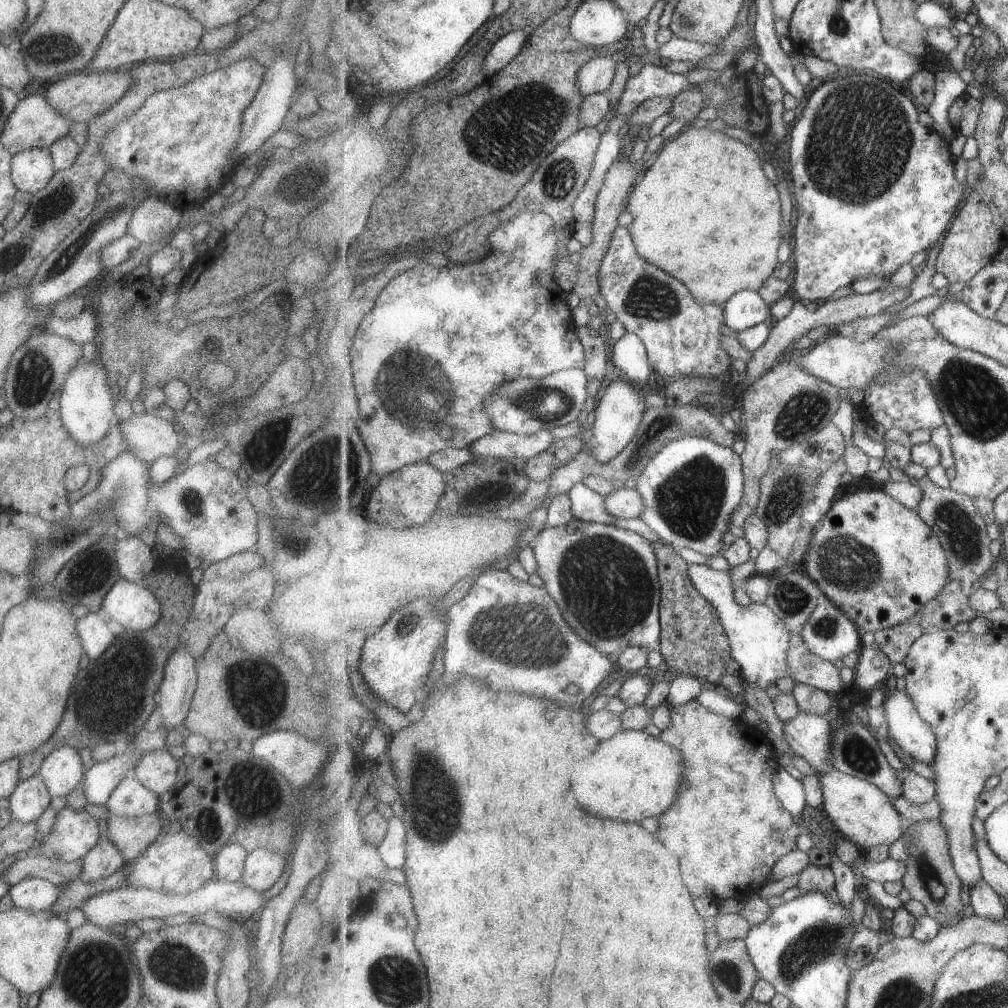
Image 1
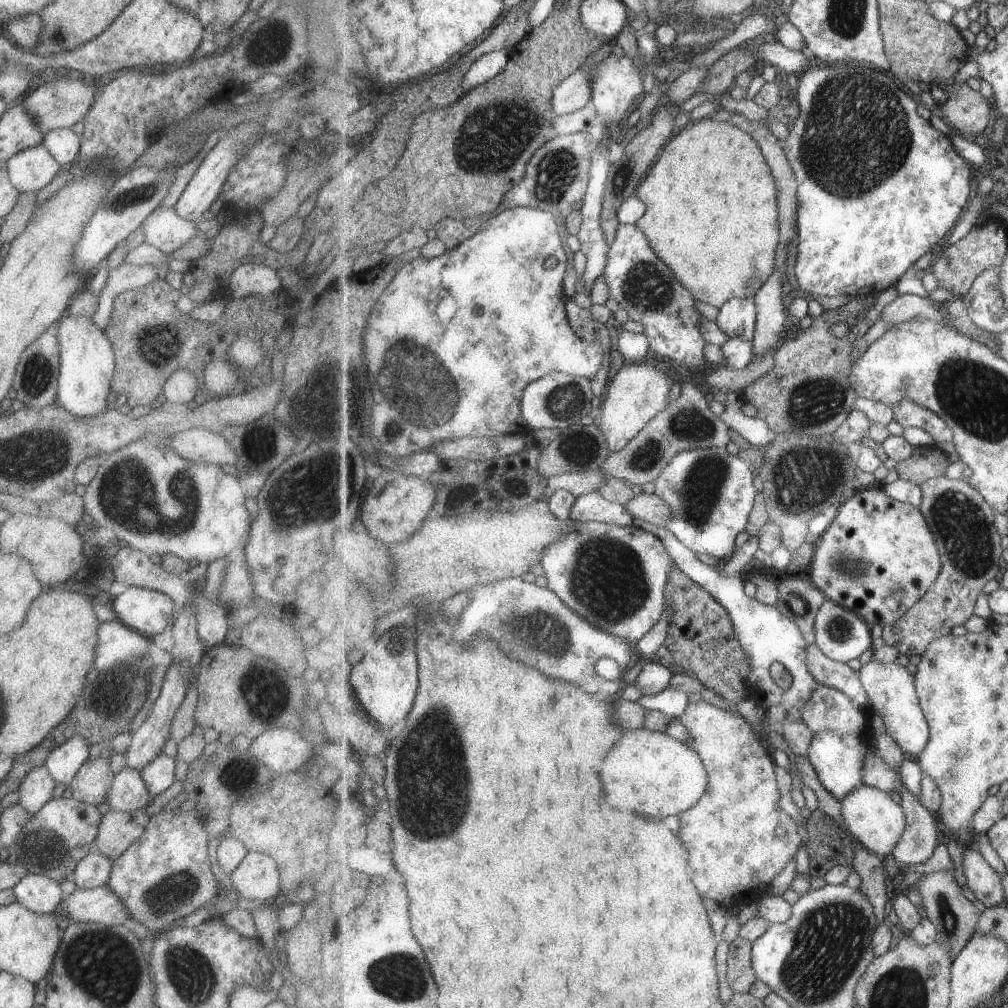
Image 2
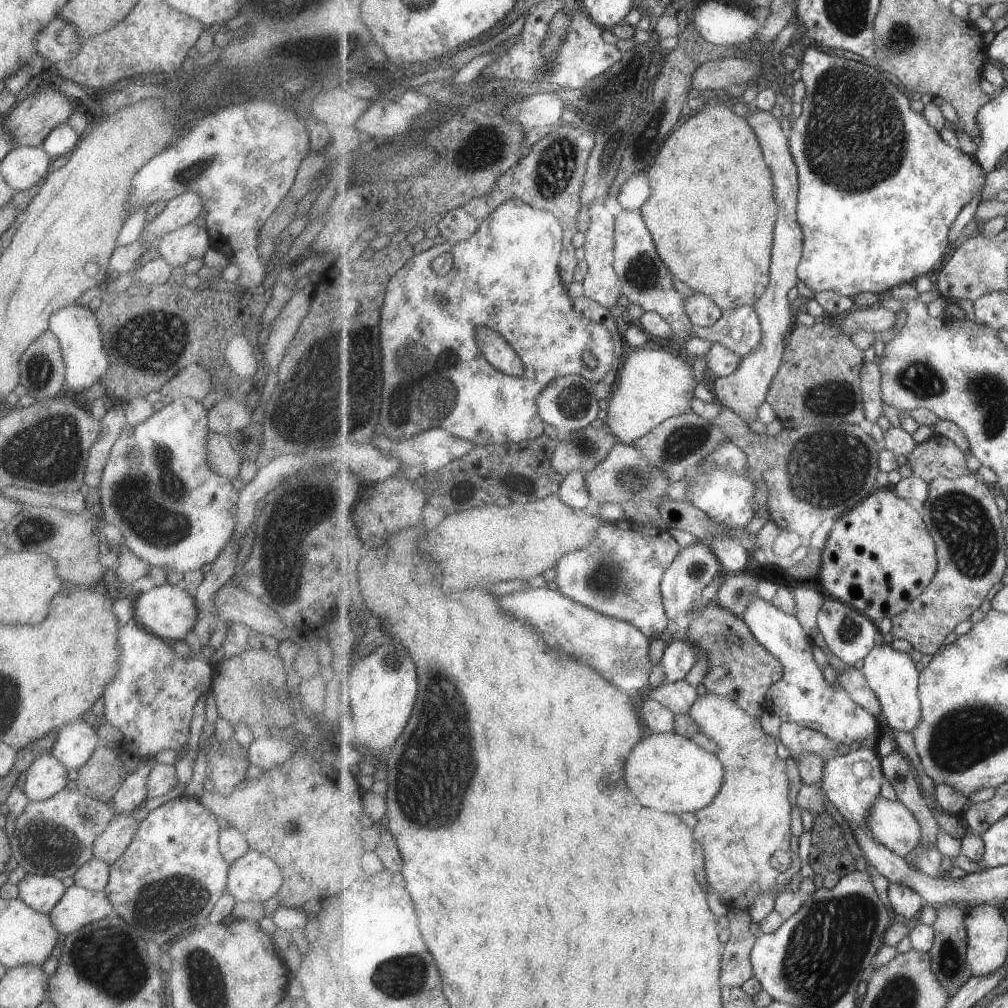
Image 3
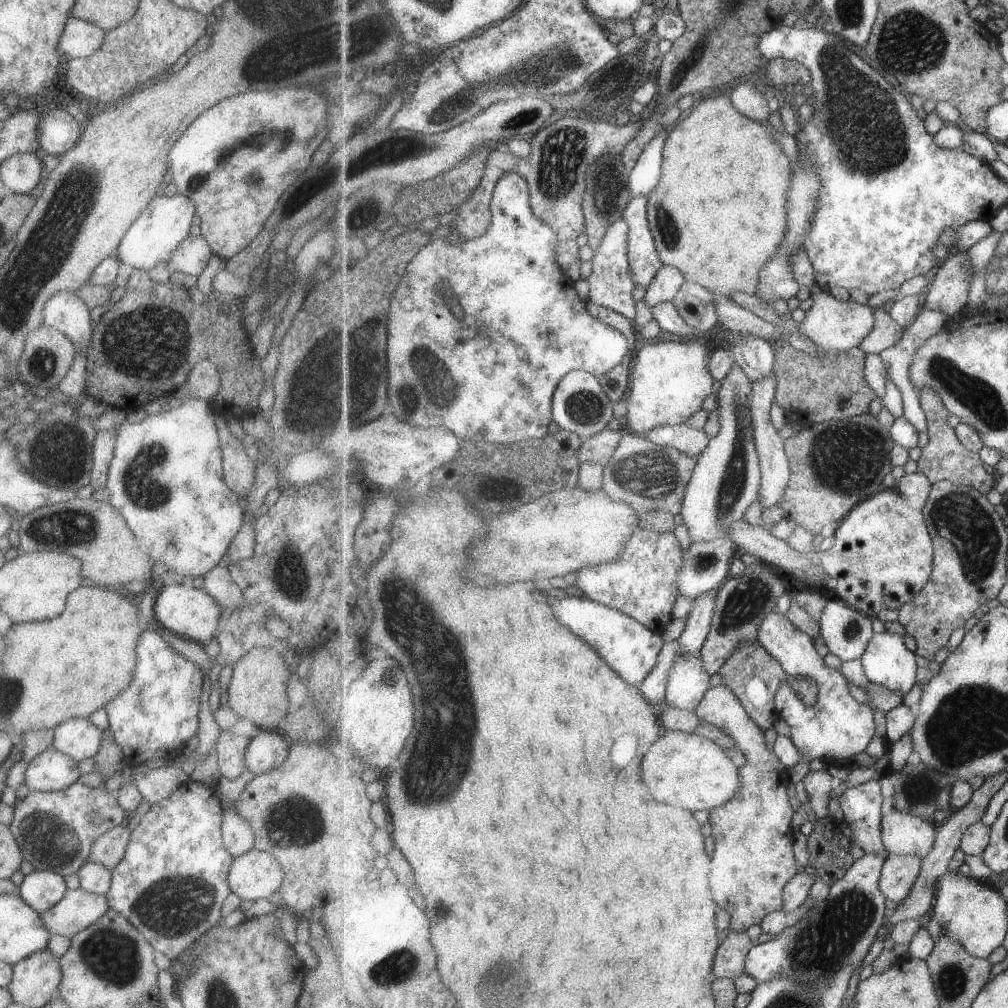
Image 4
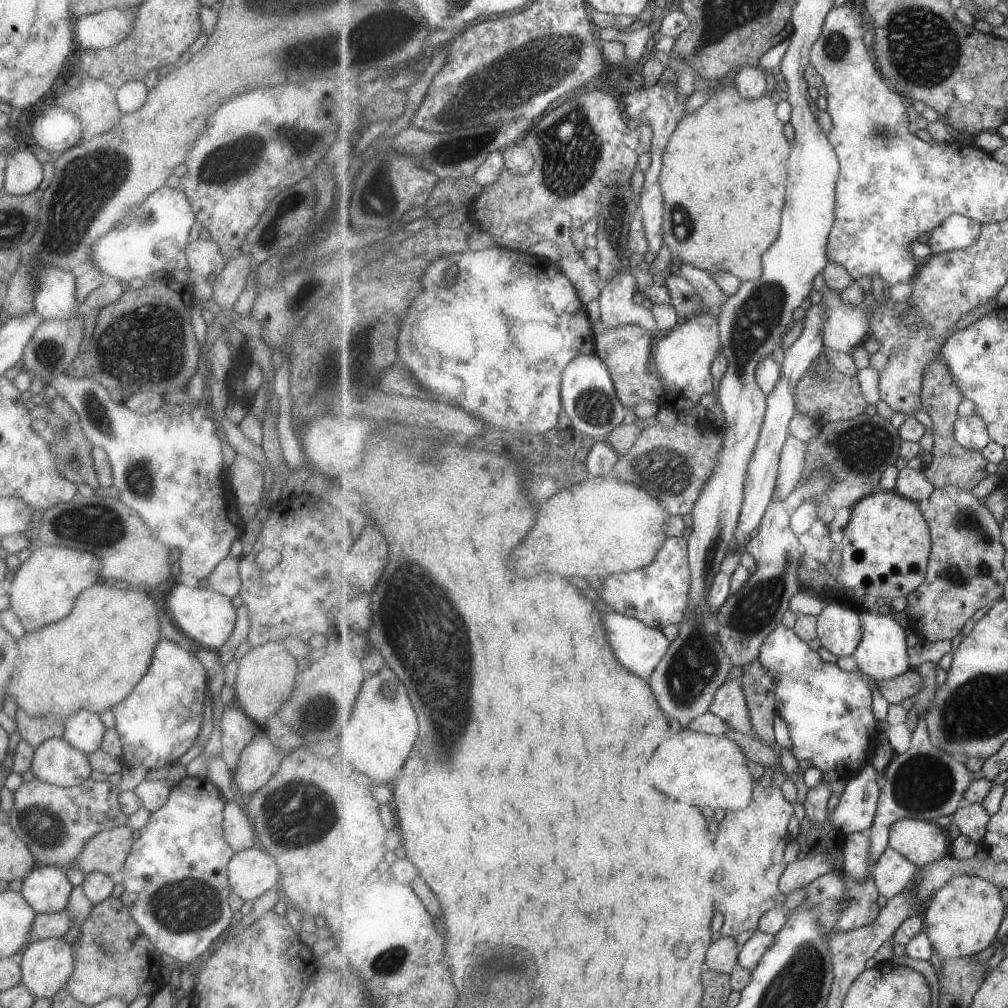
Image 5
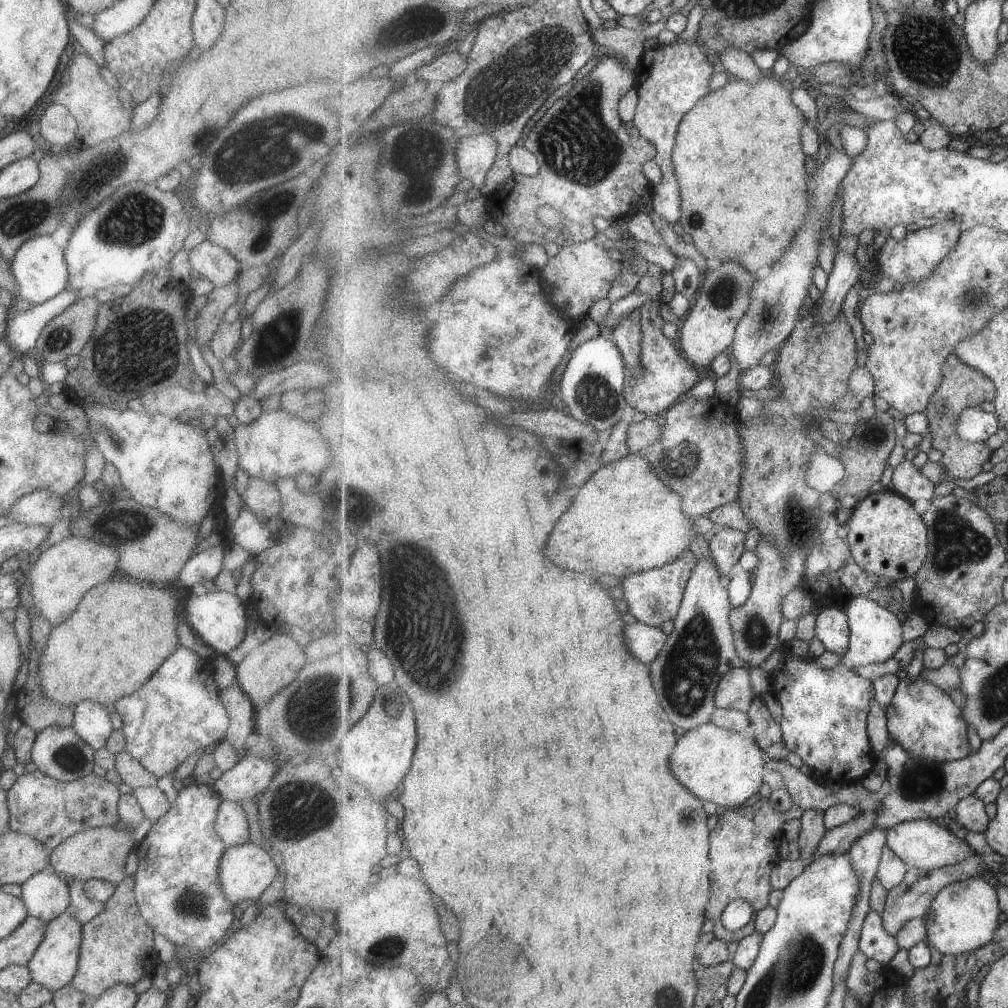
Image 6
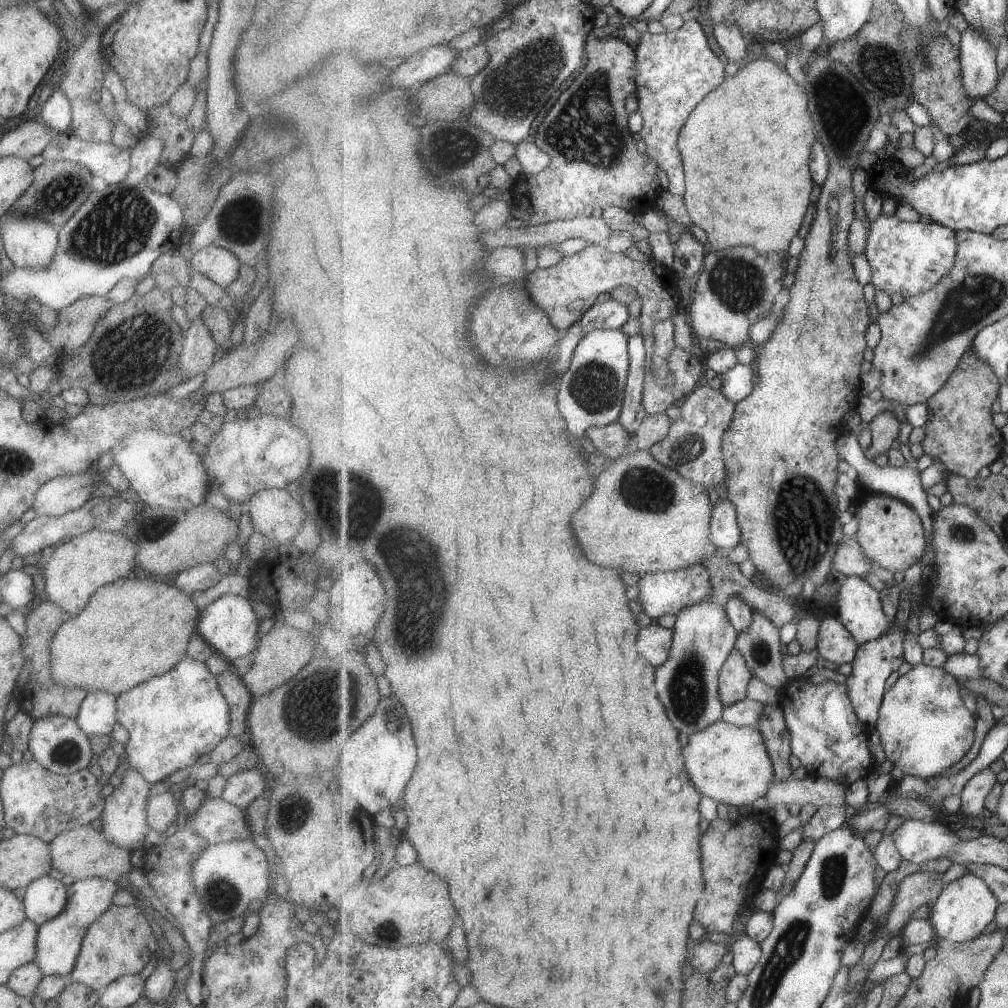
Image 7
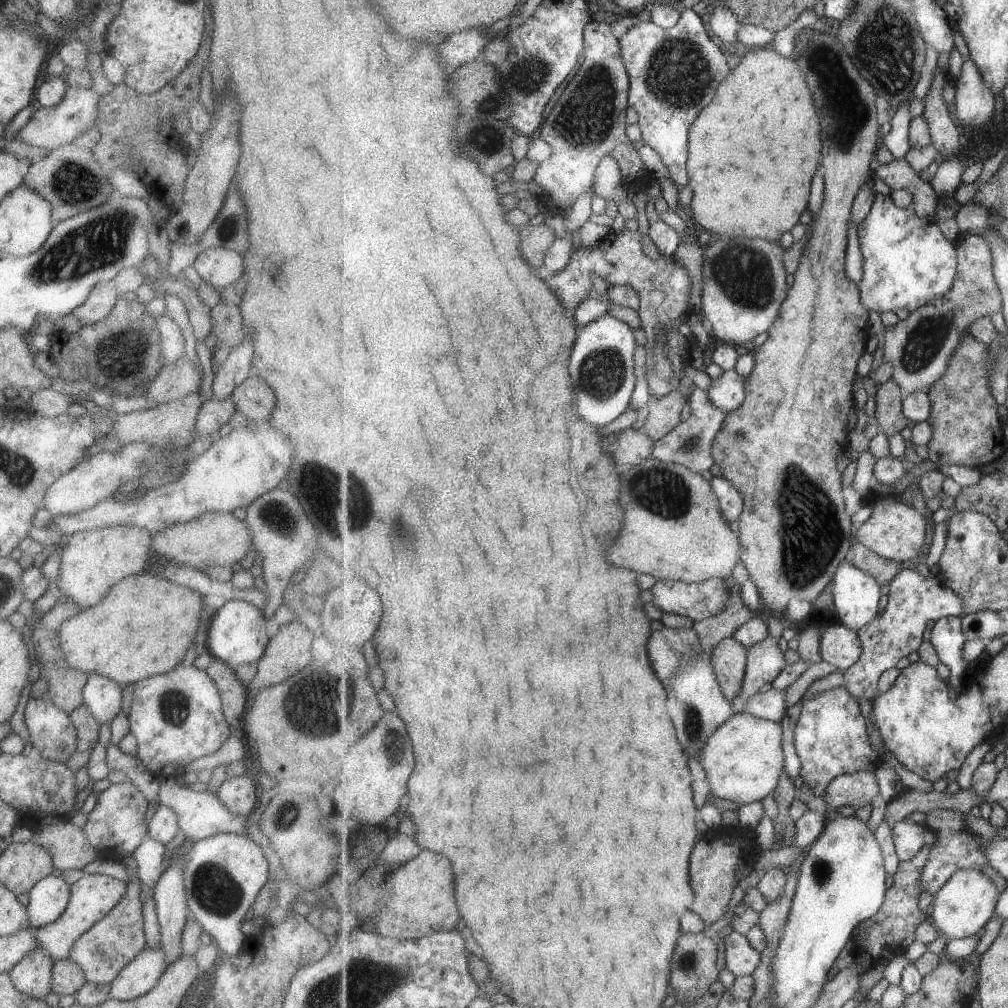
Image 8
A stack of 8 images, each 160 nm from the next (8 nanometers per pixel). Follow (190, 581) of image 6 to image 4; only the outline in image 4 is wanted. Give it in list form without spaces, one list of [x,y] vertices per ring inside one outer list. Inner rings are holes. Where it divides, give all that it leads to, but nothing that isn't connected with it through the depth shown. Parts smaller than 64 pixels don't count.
[[[191,398],[183,403],[178,401],[171,409],[146,416],[136,423],[125,420],[111,427],[114,428],[114,445],[106,476],[108,501],[125,519],[141,550],[154,562],[166,566],[169,573],[182,577],[203,577],[217,565],[244,521],[238,496],[224,481],[214,415],[211,402]]]

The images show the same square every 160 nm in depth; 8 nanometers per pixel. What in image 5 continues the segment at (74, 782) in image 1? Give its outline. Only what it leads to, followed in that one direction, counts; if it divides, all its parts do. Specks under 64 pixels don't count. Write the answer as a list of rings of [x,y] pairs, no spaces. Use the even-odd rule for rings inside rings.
[[[85,709],[72,712],[64,718],[64,731],[61,737],[85,754],[99,749],[106,728],[103,727],[98,715]]]

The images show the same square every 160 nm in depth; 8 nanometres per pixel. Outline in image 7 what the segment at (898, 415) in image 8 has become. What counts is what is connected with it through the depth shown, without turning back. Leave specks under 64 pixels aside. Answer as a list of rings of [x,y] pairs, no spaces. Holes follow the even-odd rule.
[[[887,410],[876,414],[869,426],[872,429],[872,445],[866,455],[872,461],[872,458],[875,458],[878,454],[884,453],[887,455],[892,449],[893,442],[899,436],[901,422],[893,412]]]

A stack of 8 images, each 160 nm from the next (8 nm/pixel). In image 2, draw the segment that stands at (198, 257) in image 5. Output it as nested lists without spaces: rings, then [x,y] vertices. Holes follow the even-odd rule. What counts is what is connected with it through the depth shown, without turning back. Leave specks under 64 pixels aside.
[[[160,205],[144,218],[139,227],[143,231],[144,242],[167,255],[200,234],[195,222],[180,217],[173,207]]]

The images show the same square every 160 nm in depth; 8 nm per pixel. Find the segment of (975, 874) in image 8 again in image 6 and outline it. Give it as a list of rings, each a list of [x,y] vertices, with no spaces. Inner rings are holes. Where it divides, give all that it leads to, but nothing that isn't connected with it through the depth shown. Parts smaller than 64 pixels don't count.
[[[973,877],[949,884],[937,895],[925,916],[928,928],[927,942],[943,956],[971,952],[987,944],[999,928],[1001,916],[998,889],[982,877]]]

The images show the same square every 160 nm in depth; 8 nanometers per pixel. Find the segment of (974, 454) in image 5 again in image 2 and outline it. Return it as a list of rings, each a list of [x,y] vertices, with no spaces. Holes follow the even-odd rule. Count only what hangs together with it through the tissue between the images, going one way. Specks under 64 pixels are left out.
[[[936,444],[916,447],[914,453],[897,464],[901,479],[923,484],[933,477],[943,477],[951,466],[948,454]]]

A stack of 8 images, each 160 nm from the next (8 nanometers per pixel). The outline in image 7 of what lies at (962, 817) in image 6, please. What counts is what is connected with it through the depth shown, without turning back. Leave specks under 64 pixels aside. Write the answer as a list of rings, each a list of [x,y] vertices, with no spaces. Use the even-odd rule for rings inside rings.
[[[989,767],[971,777],[961,792],[962,812],[967,816],[978,816],[984,819],[981,816],[983,808],[986,808],[987,797],[998,780],[1000,780],[1000,775],[996,775]]]

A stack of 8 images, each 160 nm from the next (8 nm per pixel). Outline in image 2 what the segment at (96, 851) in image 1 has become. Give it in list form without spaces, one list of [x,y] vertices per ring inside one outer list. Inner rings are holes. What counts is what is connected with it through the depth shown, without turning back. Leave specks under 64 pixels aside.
[[[92,850],[75,865],[70,879],[80,889],[92,889],[93,887],[105,885],[111,865],[111,859]]]

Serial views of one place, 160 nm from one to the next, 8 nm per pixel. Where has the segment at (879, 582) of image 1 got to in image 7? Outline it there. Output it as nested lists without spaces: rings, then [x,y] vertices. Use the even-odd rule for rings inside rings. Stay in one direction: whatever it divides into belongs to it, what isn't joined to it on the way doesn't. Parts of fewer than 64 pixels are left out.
[[[877,493],[863,504],[855,506],[853,512],[861,520],[859,544],[864,548],[865,554],[879,566],[893,572],[903,572],[924,556],[927,542],[923,522],[906,501]]]

